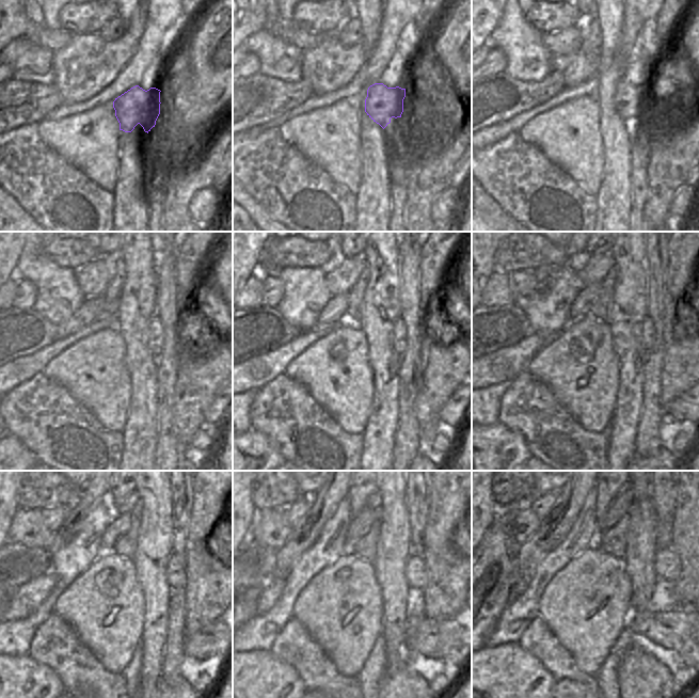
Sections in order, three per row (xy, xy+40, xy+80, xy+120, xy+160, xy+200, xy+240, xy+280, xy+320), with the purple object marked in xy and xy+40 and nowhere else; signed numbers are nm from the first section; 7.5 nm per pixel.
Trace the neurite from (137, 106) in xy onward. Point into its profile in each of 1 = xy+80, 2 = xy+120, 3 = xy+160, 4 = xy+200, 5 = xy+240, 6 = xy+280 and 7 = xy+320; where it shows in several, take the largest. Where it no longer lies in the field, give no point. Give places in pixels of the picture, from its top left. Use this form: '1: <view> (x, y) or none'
1: xy+80 (628, 97)
2: xy+120 (154, 332)
3: xy+160 (398, 335)
4: xy+200 (648, 336)
5: xy+240 (175, 566)
6: xy+280 (415, 573)
7: xy+320 (667, 565)

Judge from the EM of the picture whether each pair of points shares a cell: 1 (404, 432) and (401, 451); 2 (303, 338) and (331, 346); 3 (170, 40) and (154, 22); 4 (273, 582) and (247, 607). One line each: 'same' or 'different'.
1: same
2: different
3: different
4: different

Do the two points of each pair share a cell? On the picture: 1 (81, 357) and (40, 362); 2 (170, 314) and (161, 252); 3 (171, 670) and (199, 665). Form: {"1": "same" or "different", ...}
{"1": "different", "2": "different", "3": "different"}

